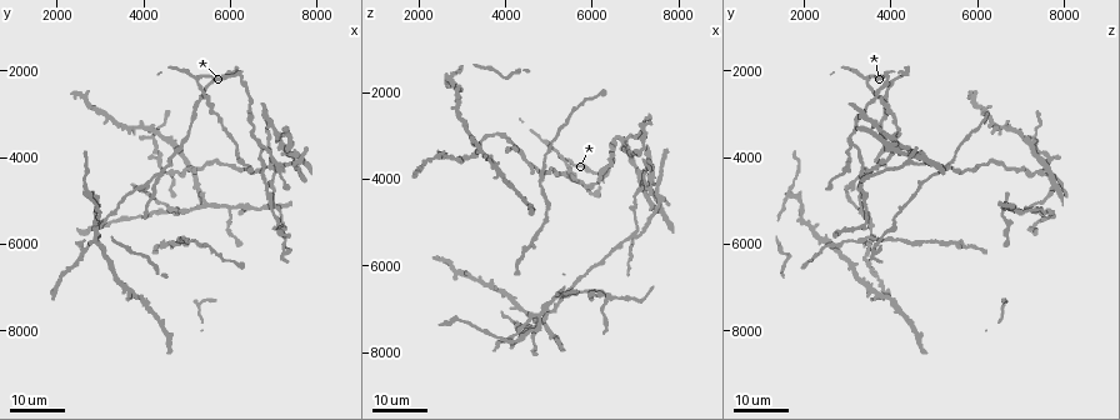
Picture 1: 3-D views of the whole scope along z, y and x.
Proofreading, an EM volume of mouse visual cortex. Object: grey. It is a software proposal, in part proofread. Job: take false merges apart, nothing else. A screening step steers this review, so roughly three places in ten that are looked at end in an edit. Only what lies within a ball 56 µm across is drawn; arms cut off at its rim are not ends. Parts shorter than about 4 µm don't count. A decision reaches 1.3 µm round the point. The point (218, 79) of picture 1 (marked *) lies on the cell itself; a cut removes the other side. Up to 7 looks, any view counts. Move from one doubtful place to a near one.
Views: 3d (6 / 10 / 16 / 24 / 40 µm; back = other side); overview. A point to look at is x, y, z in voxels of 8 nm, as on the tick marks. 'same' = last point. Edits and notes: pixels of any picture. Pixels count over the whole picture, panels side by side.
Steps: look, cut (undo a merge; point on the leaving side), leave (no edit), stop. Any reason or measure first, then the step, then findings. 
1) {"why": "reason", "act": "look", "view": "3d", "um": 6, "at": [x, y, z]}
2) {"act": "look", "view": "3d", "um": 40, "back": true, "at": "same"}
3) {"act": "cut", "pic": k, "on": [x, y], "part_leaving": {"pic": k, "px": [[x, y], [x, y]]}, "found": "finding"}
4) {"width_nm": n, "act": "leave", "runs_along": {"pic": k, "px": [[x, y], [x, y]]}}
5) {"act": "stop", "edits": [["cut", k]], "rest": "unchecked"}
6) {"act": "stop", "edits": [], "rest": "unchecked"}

{"why": "four-way junction", "act": "look", "view": "3d", "um": 24, "at": [5300, 2650, 3900]}

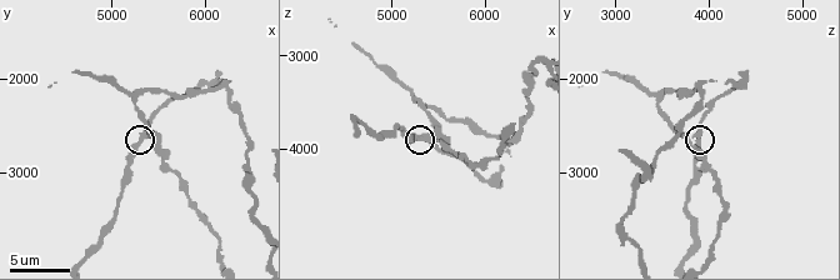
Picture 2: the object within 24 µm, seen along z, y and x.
{"act": "look", "view": "3d", "um": 6, "at": [5350, 2600, 3900]}

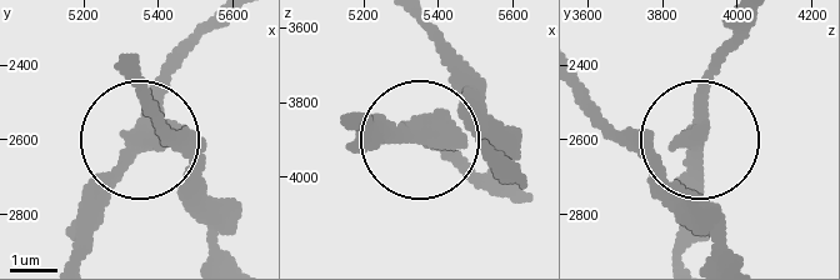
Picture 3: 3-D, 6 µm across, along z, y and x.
{"arms": 4, "act": "leave", "found": "one cell here"}

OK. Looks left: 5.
{"why": "three-way junction", "act": "look", "view": "3d", "um": 24, "at": [6950, 4250, 5200]}

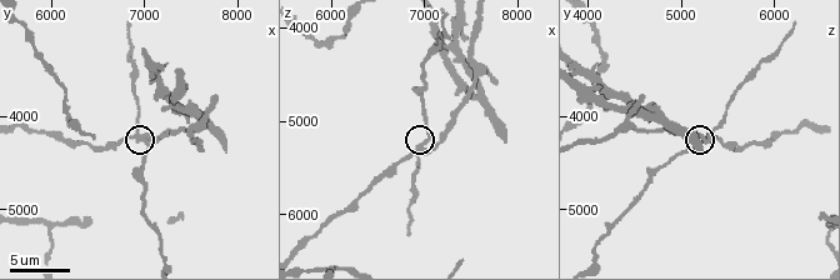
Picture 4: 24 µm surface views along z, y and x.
{"act": "look", "view": "3d", "um": 6, "at": "same"}

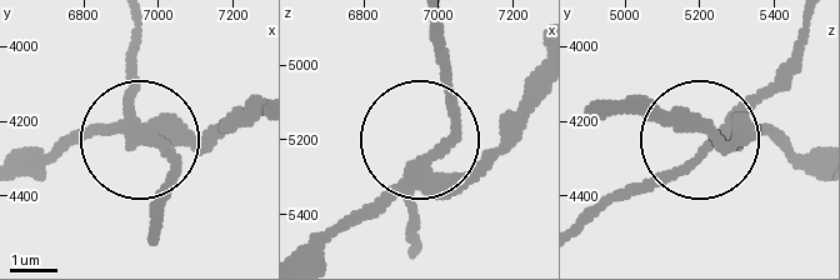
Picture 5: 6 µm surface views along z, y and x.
{"act": "cut", "pic": 5, "on": [133, 78], "part_leaving": {"pic": 5, "px": [[135, 134], [171, 170], [159, 218]]}, "found": "a second cell is stuck on"}

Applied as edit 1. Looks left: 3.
{"why": "four or more arms meet", "act": "look", "view": "3d", "um": 24, "at": [6450, 5100, 6750]}

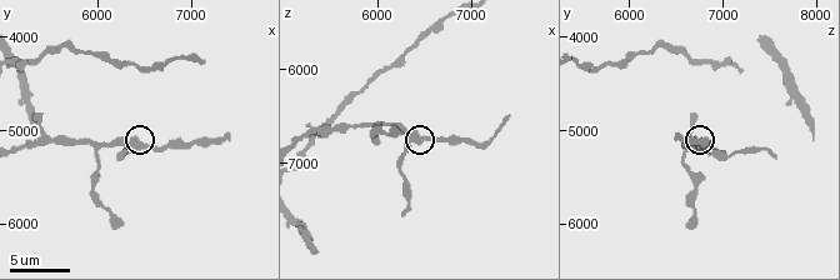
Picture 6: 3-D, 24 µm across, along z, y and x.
{"act": "look", "view": "3d", "um": 6, "at": "same"}

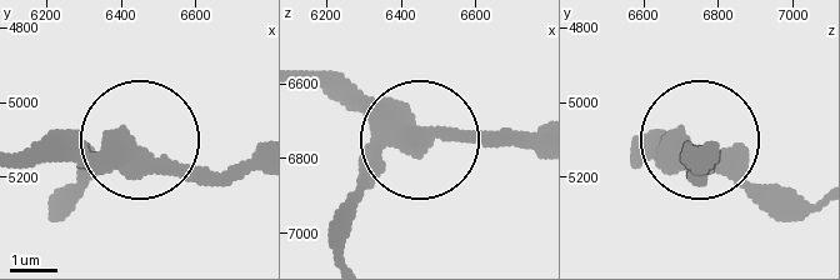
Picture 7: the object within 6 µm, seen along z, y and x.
{"side_arm_um": 8, "arms": 4, "act": "leave", "found": "one cell here"}

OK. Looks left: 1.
{"act": "stop", "edits": [["cut", 5]], "rest": "unchecked"}

